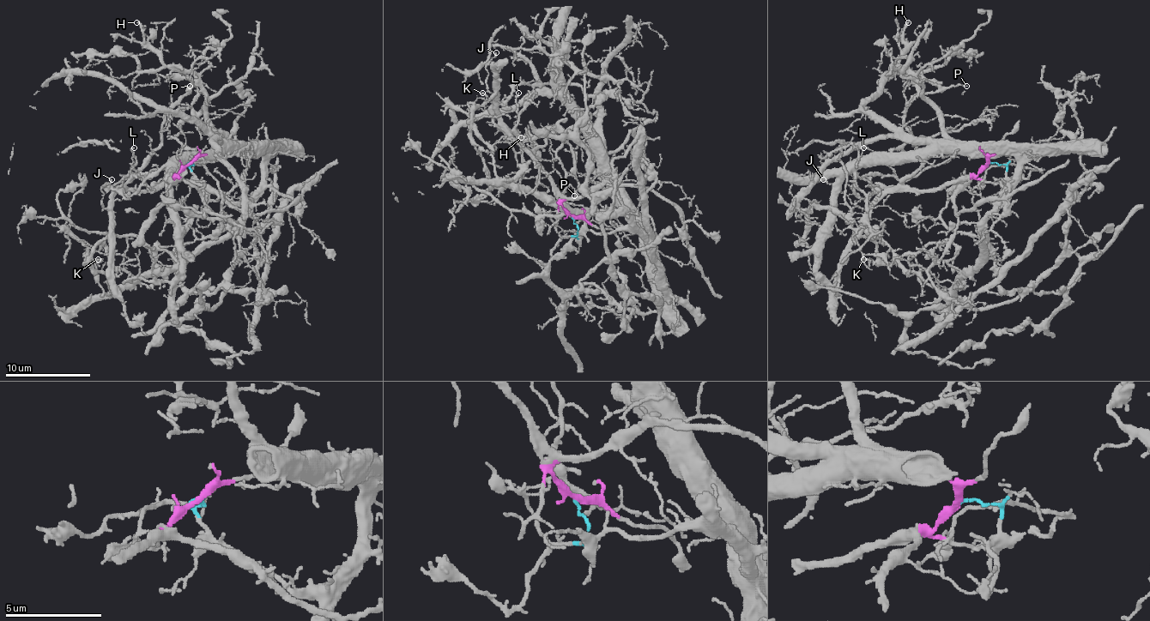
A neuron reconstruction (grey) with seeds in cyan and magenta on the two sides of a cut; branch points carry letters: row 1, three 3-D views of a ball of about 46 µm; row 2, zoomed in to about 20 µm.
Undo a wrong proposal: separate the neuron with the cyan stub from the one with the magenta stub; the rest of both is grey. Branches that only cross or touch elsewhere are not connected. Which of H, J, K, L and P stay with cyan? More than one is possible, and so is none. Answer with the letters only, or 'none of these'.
H

